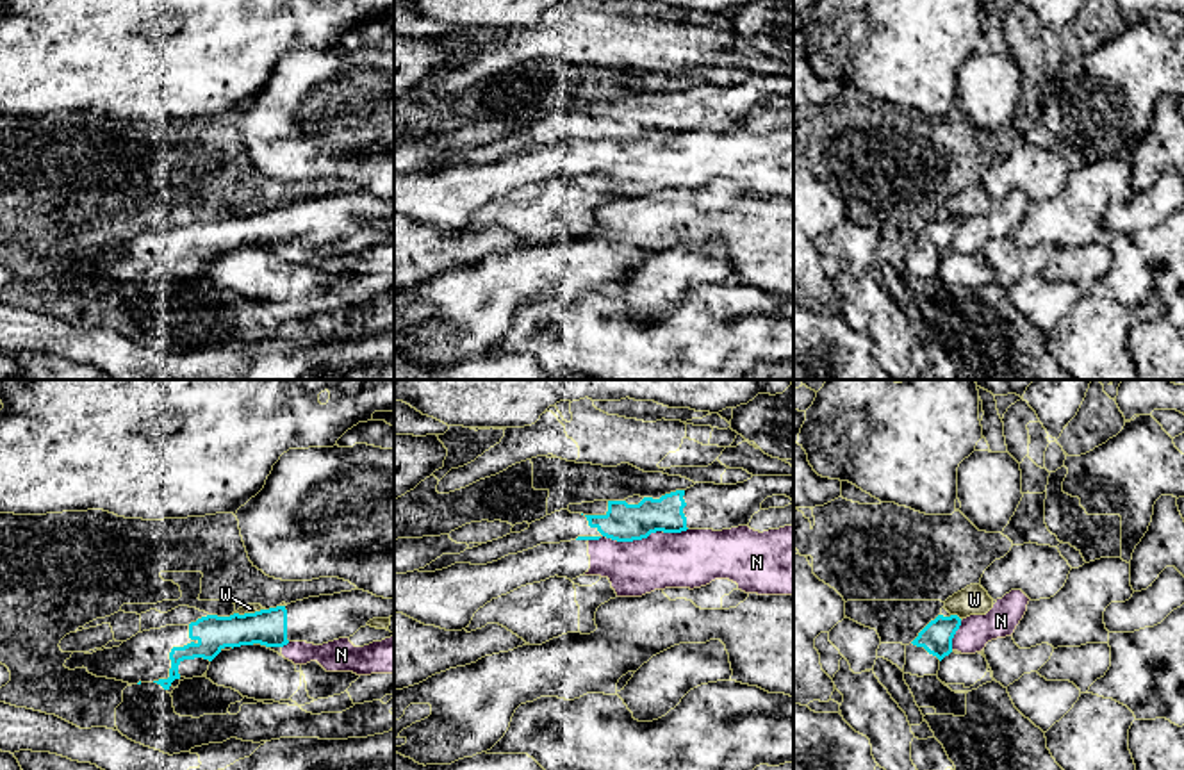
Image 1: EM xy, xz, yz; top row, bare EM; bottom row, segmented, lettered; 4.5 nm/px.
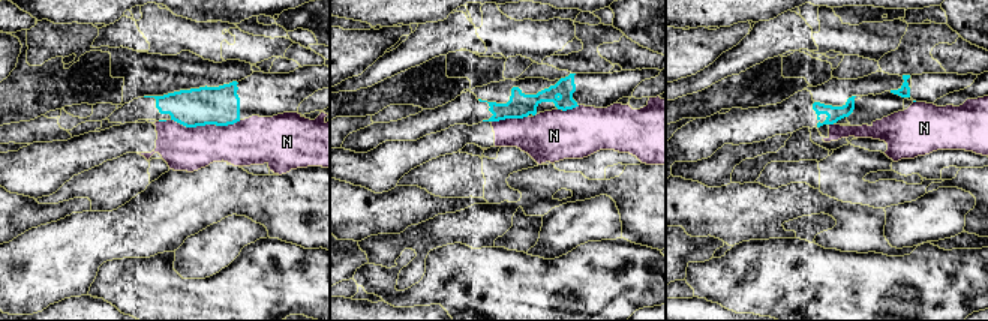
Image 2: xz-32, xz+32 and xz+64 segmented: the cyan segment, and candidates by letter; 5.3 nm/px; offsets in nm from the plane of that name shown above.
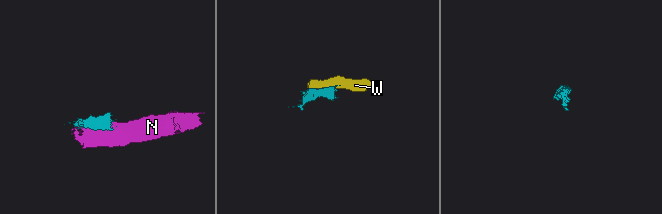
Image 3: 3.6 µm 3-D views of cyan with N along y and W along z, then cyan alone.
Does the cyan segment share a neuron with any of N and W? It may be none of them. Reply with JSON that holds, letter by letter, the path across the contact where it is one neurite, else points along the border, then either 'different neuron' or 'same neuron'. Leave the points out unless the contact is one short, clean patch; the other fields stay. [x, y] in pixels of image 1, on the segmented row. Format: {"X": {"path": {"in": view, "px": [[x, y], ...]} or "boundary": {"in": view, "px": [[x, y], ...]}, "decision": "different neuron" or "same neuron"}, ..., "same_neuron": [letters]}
{"N": {"decision": "different neuron"}, "W": {"boundary": {"in": "yz", "px": [[951, 614], [960, 619]]}, "decision": "different neuron"}, "same_neuron": []}

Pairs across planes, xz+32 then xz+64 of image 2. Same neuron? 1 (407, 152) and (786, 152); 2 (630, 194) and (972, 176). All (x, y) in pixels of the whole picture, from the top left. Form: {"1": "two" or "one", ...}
{"1": "two", "2": "one"}

